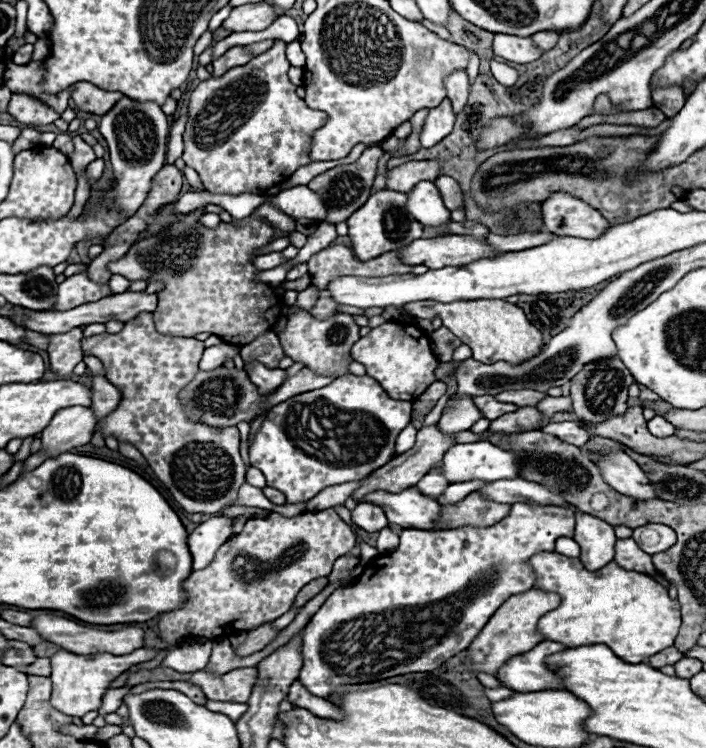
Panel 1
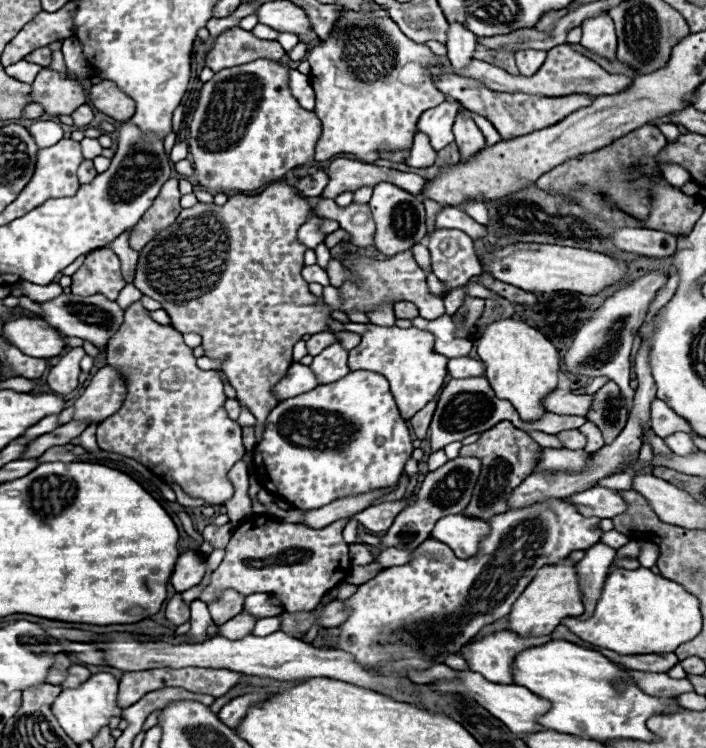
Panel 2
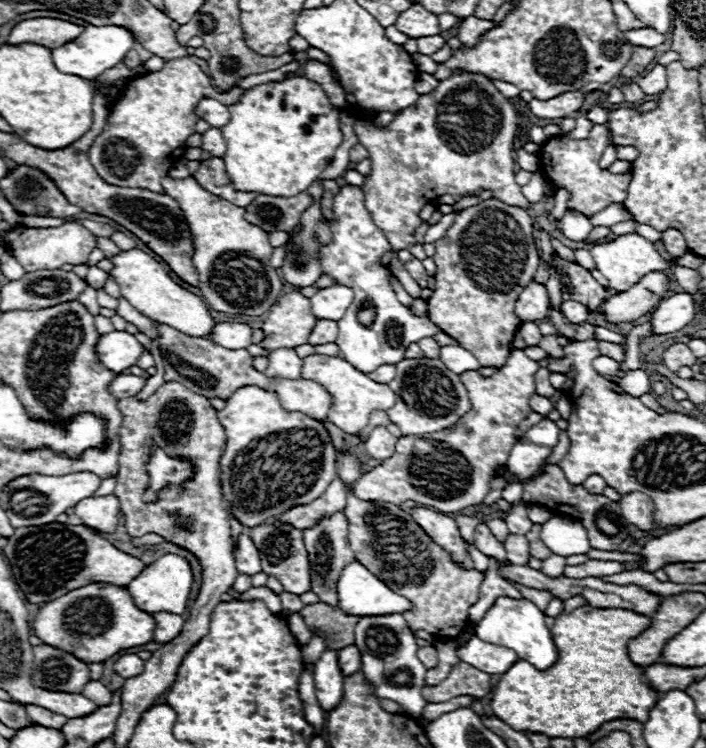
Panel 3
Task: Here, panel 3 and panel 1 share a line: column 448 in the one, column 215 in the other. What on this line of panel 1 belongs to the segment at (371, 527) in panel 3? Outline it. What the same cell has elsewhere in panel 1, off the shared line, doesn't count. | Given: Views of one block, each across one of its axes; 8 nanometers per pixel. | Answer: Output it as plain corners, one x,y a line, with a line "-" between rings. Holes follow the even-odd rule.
334,508
294,518
284,518
276,512
268,518
250,518
236,538
218,548
208,568
192,572
182,582
186,602
160,616
160,638
176,646
180,638
218,638
238,630
254,630
266,620
276,620
292,608
298,592
308,582
328,576
336,558
348,554
354,544
352,528

